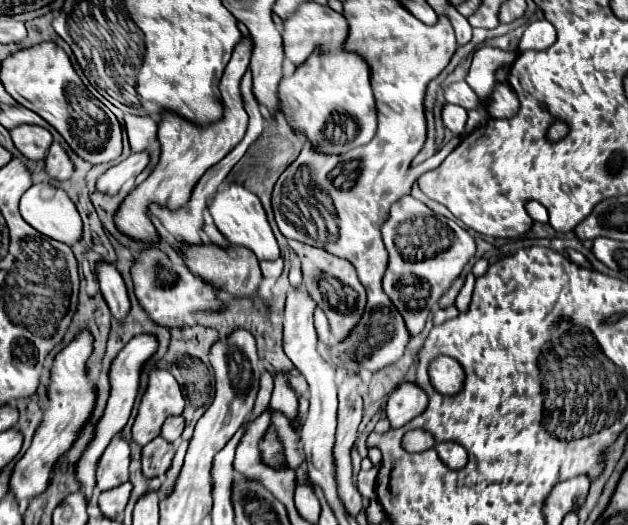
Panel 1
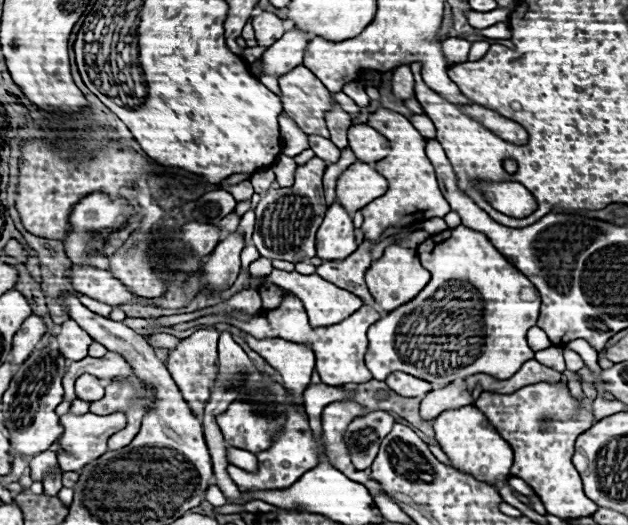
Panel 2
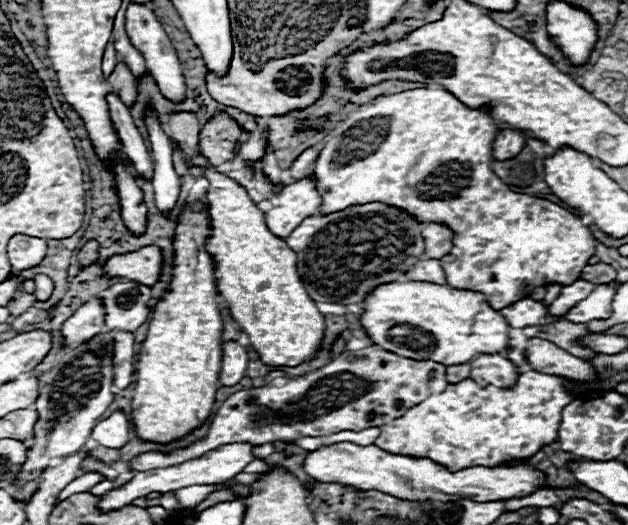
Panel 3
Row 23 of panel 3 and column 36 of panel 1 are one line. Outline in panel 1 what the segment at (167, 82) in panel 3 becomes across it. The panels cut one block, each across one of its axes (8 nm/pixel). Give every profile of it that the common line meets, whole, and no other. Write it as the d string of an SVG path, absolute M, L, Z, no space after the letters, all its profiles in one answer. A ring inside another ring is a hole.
M22 124L14 130L10 130L12 142L14 146L32 160L42 160L46 156L48 146L52 144L52 134L46 128L40 126L30 126L30 124Z

